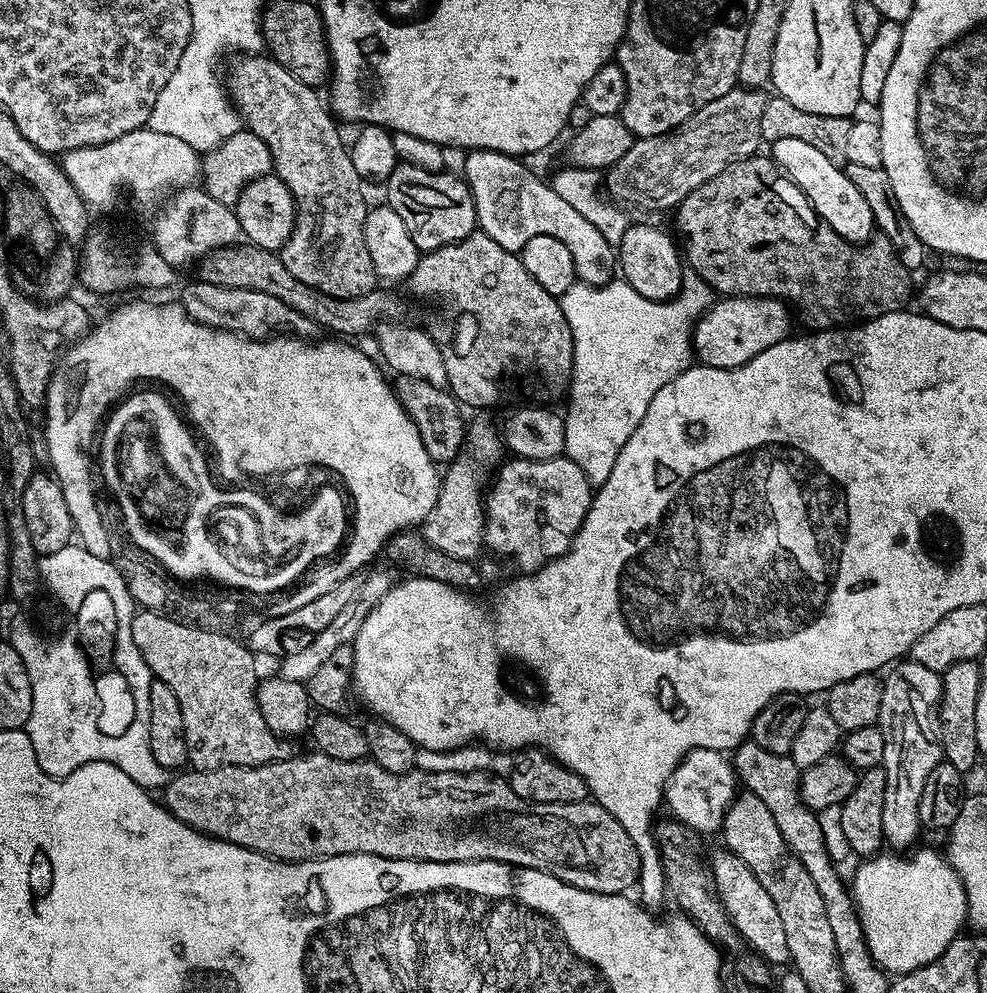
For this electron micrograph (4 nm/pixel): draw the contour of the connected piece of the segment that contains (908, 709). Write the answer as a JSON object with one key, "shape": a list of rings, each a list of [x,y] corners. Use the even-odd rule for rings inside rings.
{"shape":[[[910,658],[897,663],[888,674],[882,680],[882,710],[878,721],[884,743],[882,767],[886,774],[886,798],[882,798],[882,830],[885,841],[896,847],[893,849],[904,850],[900,848],[911,849],[917,843],[916,835],[922,832],[918,814],[918,802],[922,802],[922,786],[926,786],[930,770],[934,770],[934,766],[938,766],[942,759],[940,733],[934,713],[940,703],[944,682],[941,673],[926,670],[926,666]]]}

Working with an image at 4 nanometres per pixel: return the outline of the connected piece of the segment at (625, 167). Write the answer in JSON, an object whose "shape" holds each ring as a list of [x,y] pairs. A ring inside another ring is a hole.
{"shape":[[[737,86],[722,98],[702,106],[702,110],[677,126],[675,132],[637,139],[620,162],[607,169],[607,195],[621,196],[625,205],[675,209],[702,182],[714,178],[726,166],[761,151],[760,123],[762,110],[768,105],[764,94]]]}

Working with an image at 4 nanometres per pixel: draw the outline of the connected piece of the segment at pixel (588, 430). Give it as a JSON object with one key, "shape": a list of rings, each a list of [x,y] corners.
{"shape":[[[688,274],[684,277],[684,284],[680,287],[680,293],[673,296],[670,300],[642,298],[642,294],[638,294],[638,290],[634,290],[634,286],[630,286],[628,281],[623,278],[613,279],[611,283],[604,285],[590,285],[577,282],[572,284],[570,290],[566,290],[558,299],[562,306],[562,314],[566,314],[566,322],[570,322],[570,330],[574,338],[572,378],[566,389],[568,412],[565,411],[563,413],[564,425],[566,426],[564,455],[569,460],[573,460],[583,470],[586,478],[592,485],[599,486],[606,482],[606,478],[610,478],[610,470],[614,470],[614,462],[618,462],[618,454],[622,450],[622,446],[626,446],[630,434],[634,434],[634,430],[638,430],[638,422],[642,422],[642,417],[646,415],[646,410],[650,410],[650,402],[654,402],[654,394],[658,394],[658,390],[662,390],[662,386],[666,386],[666,382],[670,382],[679,372],[685,372],[687,368],[693,367],[694,349],[692,347],[692,329],[694,322],[699,320],[712,307],[714,293],[712,287],[708,285],[707,280],[703,280],[695,274]]]}

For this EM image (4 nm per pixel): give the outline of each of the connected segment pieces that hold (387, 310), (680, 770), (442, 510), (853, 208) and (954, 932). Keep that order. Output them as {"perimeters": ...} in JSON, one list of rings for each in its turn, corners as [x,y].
{"perimeters":[[[[237,242],[225,248],[215,248],[212,252],[201,255],[199,279],[216,286],[244,287],[246,290],[262,291],[263,294],[272,294],[279,301],[306,314],[321,329],[329,328],[329,333],[340,338],[356,338],[363,332],[371,333],[376,325],[381,323],[392,311],[396,304],[381,290],[367,292],[358,298],[334,298],[330,294],[322,294],[322,290],[314,290],[314,286],[306,286],[282,262],[282,258],[275,252],[259,248],[257,244]]],[[[695,748],[678,762],[674,774],[670,774],[664,788],[663,803],[675,819],[692,828],[697,834],[719,833],[724,827],[724,815],[738,795],[738,779],[733,761],[718,750]]],[[[487,415],[477,416],[480,417],[473,424],[471,421],[466,428],[466,452],[472,455],[473,465],[456,462],[443,473],[438,502],[422,525],[422,535],[430,546],[442,550],[442,554],[450,554],[450,558],[471,561],[477,559],[476,555],[482,552],[484,545],[484,500],[482,488],[480,492],[480,472],[476,468],[491,469],[499,465],[506,456],[501,429],[497,425],[495,428],[484,417]]],[[[778,138],[771,141],[770,148],[770,158],[777,169],[799,186],[813,210],[832,227],[833,232],[852,244],[862,244],[874,235],[876,220],[872,216],[870,202],[862,198],[862,190],[850,182],[843,167],[833,157],[822,154],[822,150],[818,150],[818,146],[810,146],[810,142],[802,142],[802,138]]],[[[919,848],[909,860],[903,860],[900,854],[877,854],[865,859],[856,877],[850,880],[869,952],[877,966],[893,977],[937,960],[946,946],[958,939],[960,927],[965,927],[968,919],[966,890],[947,855],[932,848]]]]}

